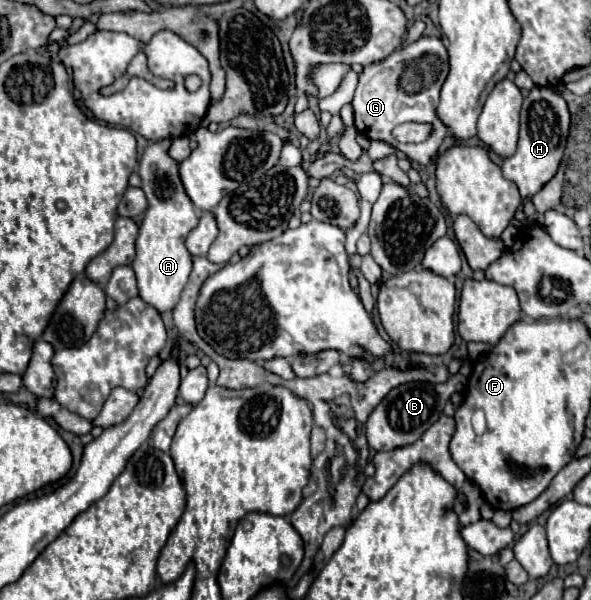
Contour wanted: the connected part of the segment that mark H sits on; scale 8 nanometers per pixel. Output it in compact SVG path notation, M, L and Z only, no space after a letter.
M533 86L529 96L523 100L523 108L521 108L521 130L519 130L517 152L515 156L507 158L501 166L503 176L517 184L523 198L531 198L533 194L537 194L555 176L565 152L569 124L571 124L571 114L567 102L551 88Z

